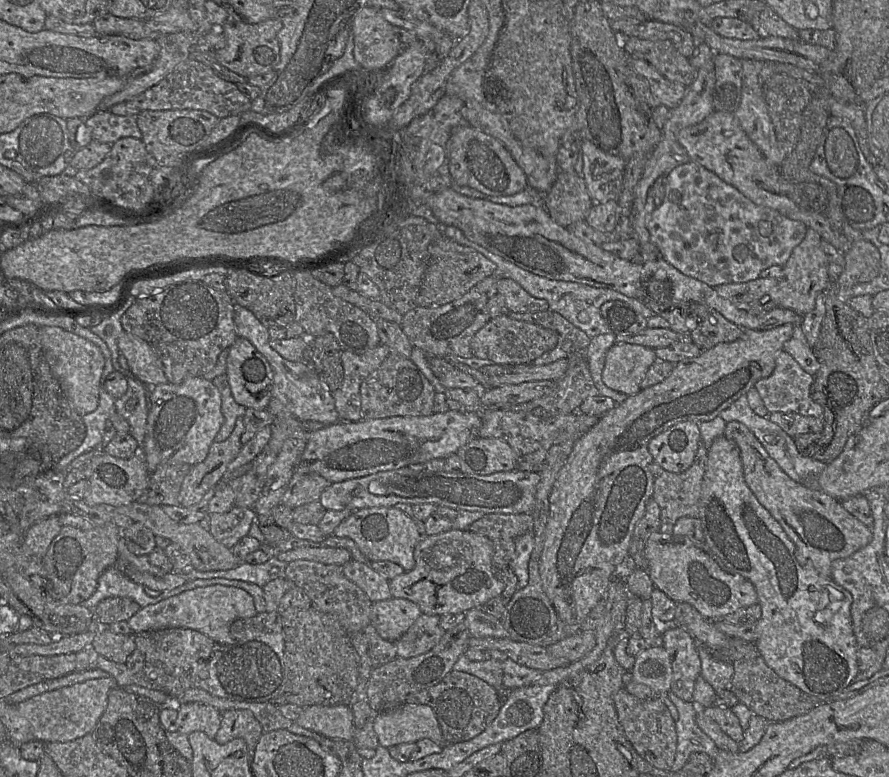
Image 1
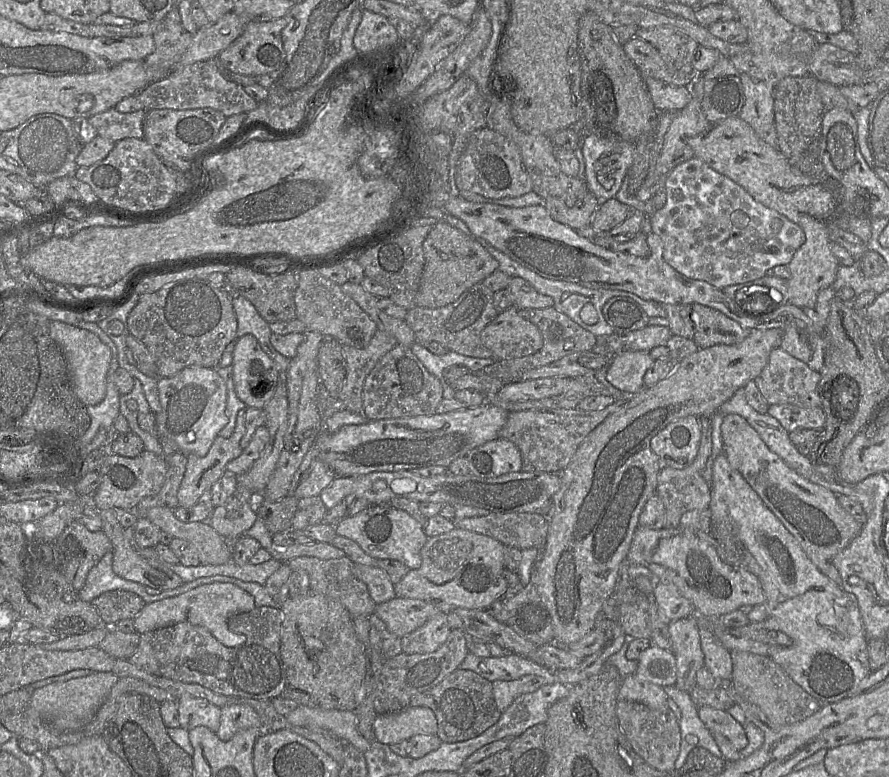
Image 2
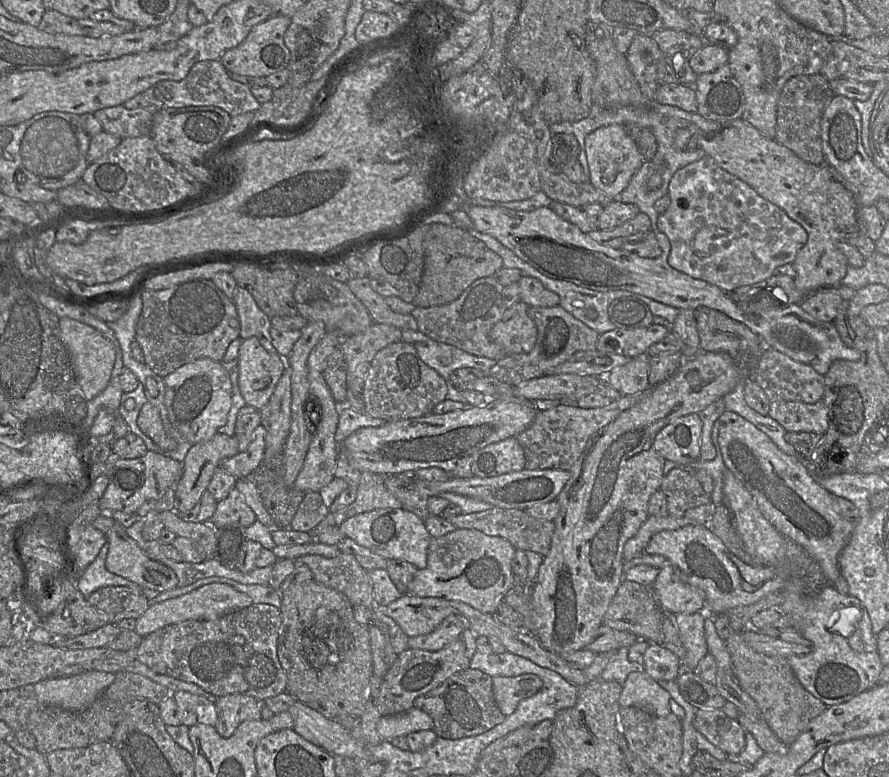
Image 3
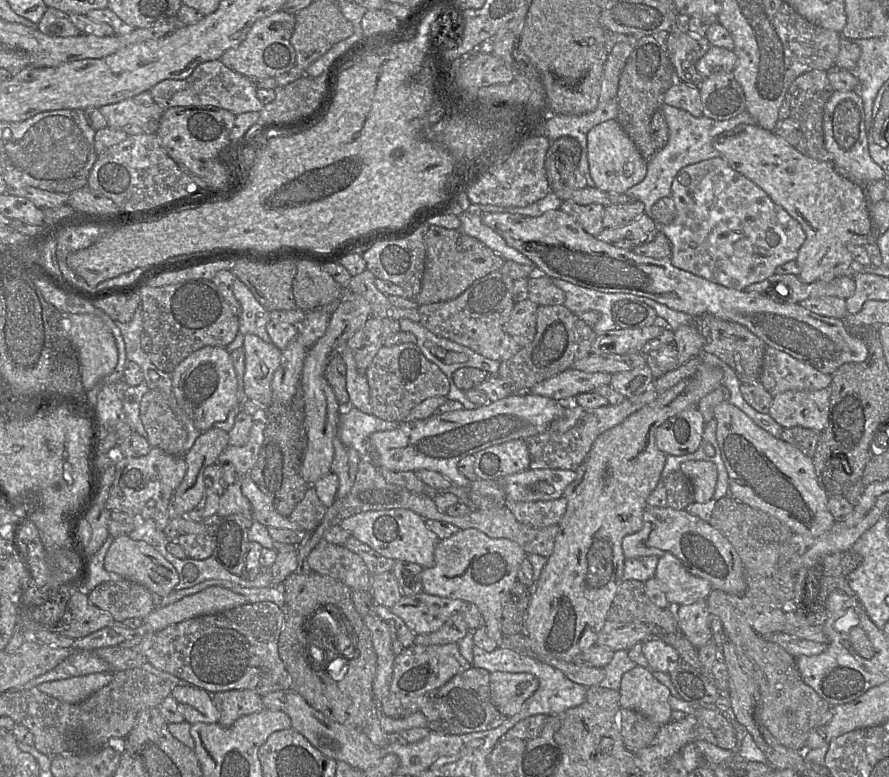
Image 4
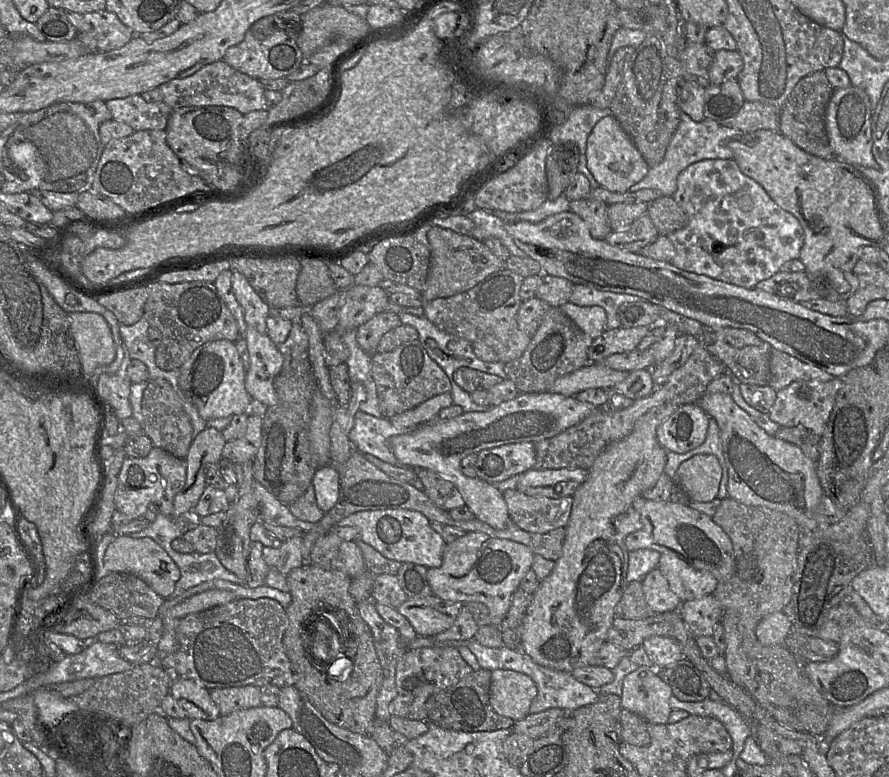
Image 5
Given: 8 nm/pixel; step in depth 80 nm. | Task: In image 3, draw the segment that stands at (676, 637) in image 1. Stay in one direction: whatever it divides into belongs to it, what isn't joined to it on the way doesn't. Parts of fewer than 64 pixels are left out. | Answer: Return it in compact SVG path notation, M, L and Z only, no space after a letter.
M705 612L675 615L675 622L685 648L685 656L681 659L683 668L697 670L699 662L708 653L704 631L707 616Z

